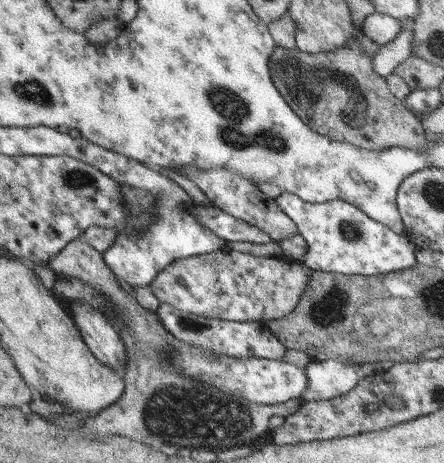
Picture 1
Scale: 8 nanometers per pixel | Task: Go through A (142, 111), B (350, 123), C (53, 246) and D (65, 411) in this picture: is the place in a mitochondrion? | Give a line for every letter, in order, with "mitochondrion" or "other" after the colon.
A: other
B: mitochondrion
C: other
D: other

